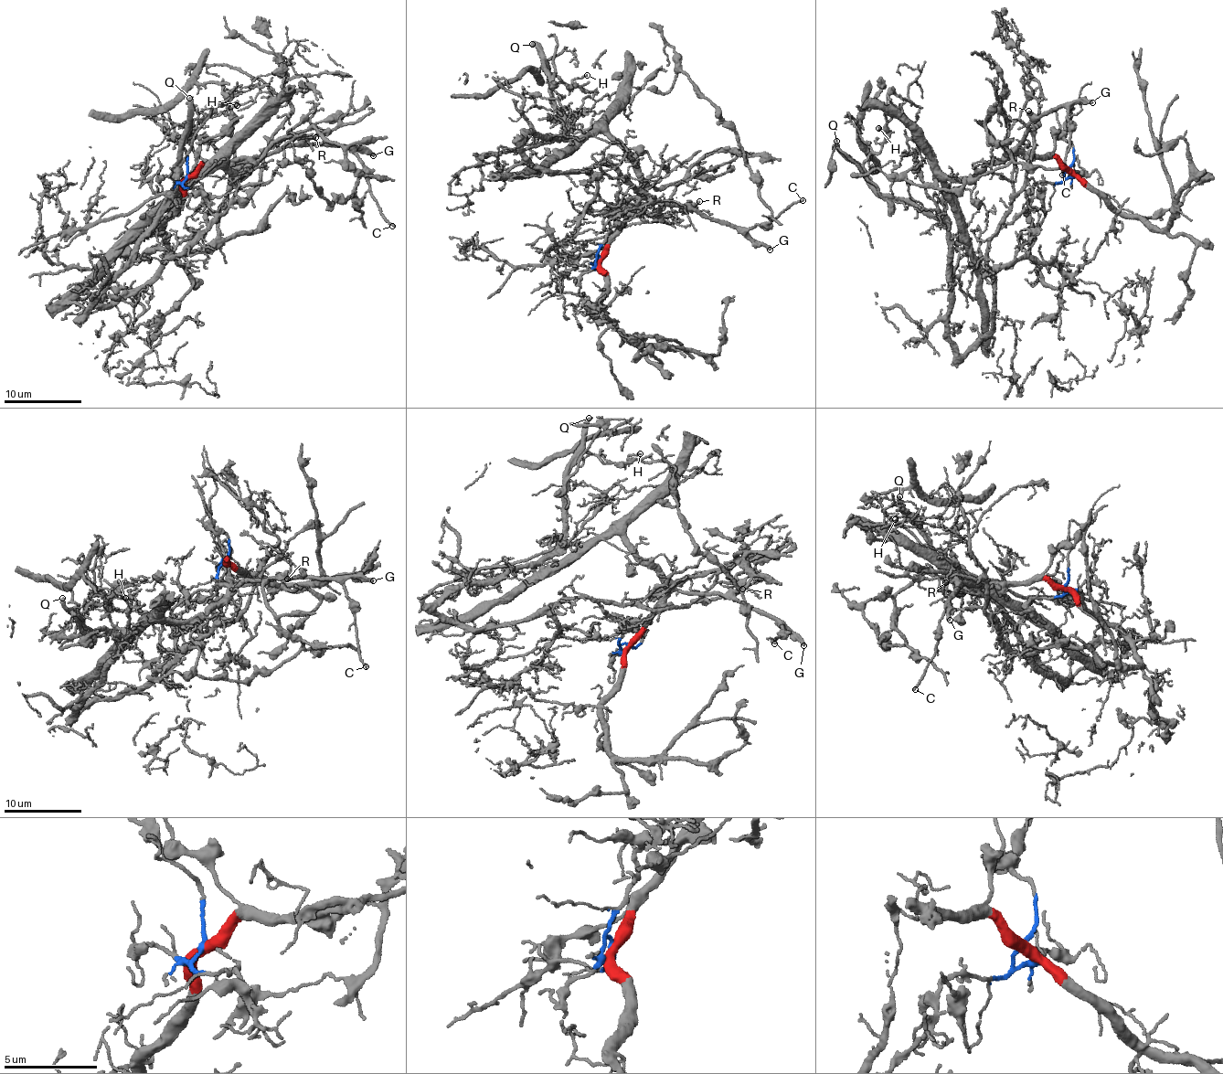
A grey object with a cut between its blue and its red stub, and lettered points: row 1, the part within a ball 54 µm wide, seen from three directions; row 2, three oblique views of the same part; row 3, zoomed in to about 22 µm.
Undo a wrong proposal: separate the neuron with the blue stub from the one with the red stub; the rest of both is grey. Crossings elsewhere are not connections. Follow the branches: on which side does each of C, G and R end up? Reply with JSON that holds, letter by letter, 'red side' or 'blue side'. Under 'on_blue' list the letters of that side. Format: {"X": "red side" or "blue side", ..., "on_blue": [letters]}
{"C": "red side", "G": "red side", "R": "red side", "on_blue": []}

